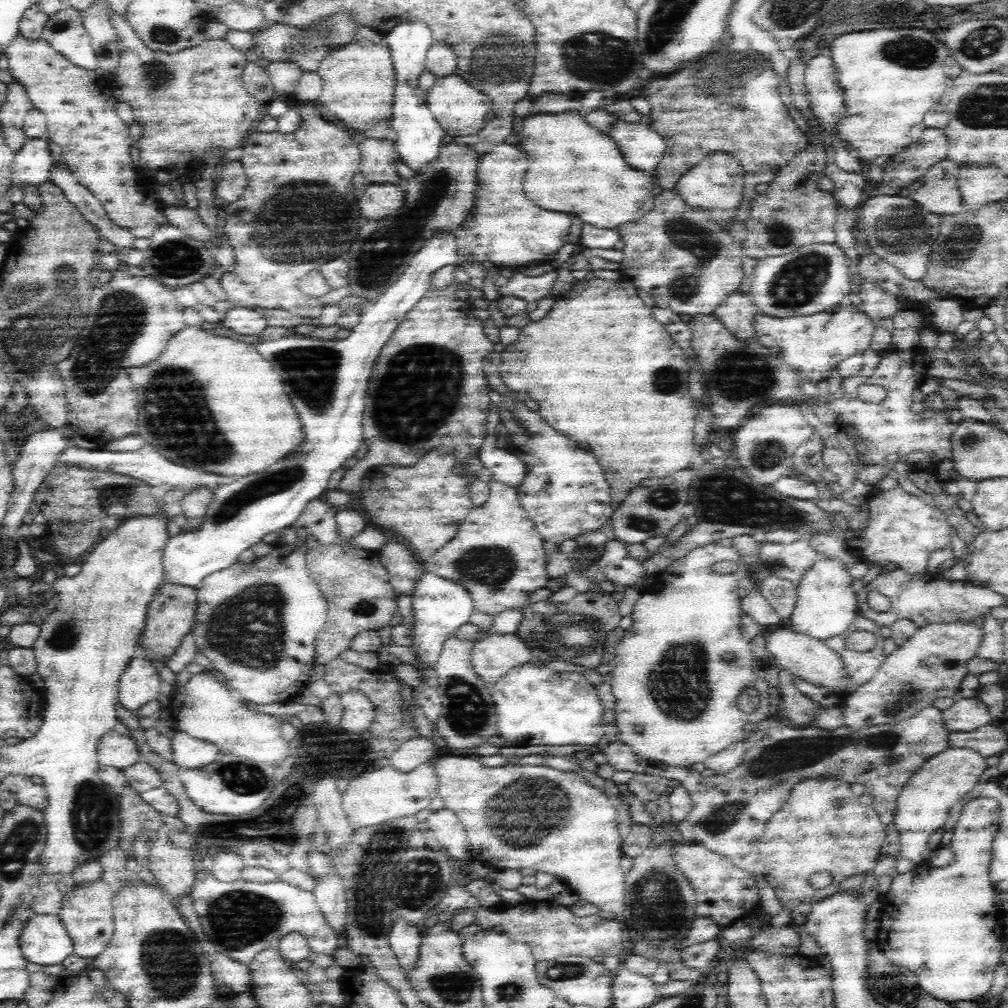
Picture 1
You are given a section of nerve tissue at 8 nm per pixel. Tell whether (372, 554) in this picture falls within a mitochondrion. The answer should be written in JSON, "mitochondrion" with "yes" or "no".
{"mitochondrion":"no"}

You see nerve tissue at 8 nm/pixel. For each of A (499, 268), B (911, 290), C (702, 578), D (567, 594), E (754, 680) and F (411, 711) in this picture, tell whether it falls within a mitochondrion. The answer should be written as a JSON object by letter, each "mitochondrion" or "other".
{"A":"other","B":"other","C":"other","D":"other","E":"other","F":"other"}

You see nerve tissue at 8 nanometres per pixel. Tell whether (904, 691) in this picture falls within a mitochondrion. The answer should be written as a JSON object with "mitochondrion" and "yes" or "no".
{"mitochondrion":"yes"}

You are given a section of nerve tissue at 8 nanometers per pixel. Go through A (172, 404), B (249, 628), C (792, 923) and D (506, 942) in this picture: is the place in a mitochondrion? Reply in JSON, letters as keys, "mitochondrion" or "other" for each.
{"A":"mitochondrion","B":"mitochondrion","C":"other","D":"other"}

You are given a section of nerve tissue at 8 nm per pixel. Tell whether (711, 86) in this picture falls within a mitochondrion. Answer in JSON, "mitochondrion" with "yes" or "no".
{"mitochondrion":"yes"}

